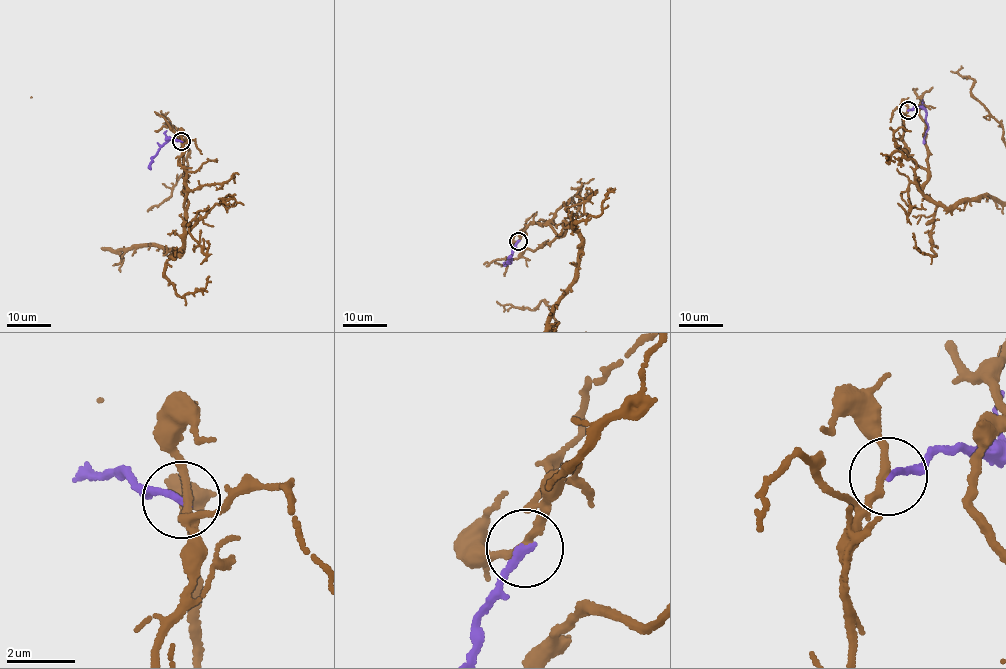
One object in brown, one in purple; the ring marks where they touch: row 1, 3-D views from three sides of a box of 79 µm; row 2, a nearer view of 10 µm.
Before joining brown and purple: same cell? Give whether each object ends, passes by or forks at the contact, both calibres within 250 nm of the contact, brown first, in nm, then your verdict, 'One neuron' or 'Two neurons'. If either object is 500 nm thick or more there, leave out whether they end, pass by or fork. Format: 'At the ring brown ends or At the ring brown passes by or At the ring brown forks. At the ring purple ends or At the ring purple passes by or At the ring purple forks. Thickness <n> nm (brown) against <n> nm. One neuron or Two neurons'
At the ring brown passes by. At the ring purple ends. Thickness 220 nm (brown) against 220 nm. Two neurons

